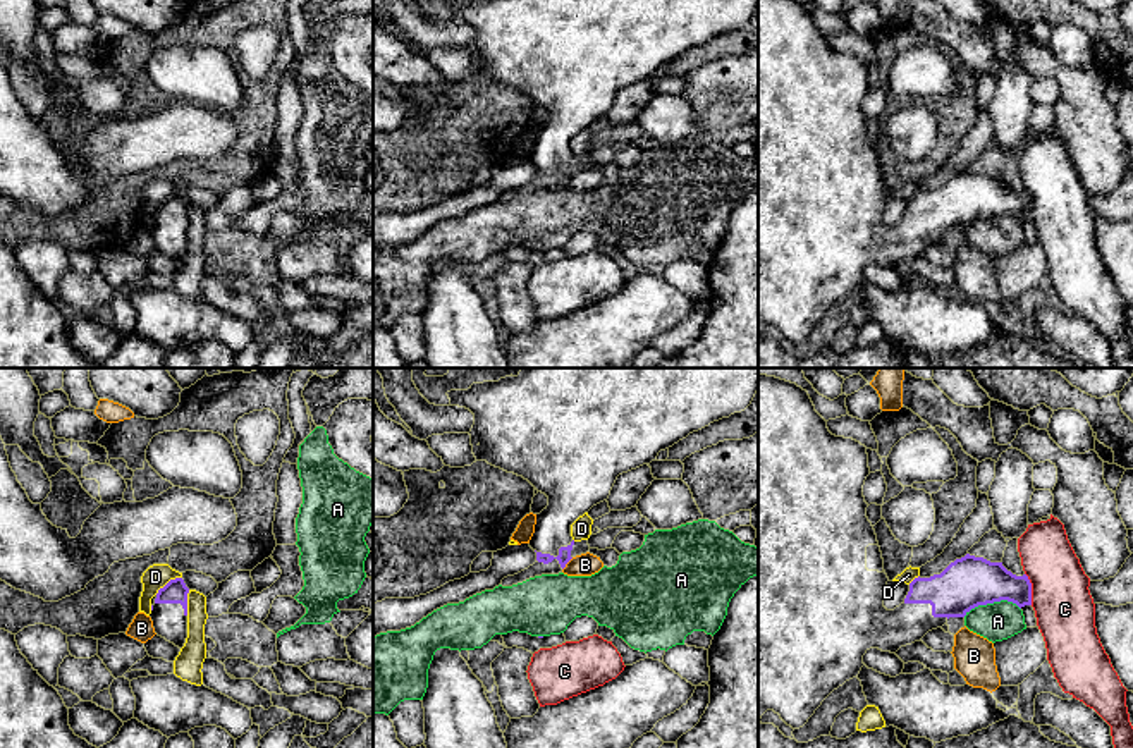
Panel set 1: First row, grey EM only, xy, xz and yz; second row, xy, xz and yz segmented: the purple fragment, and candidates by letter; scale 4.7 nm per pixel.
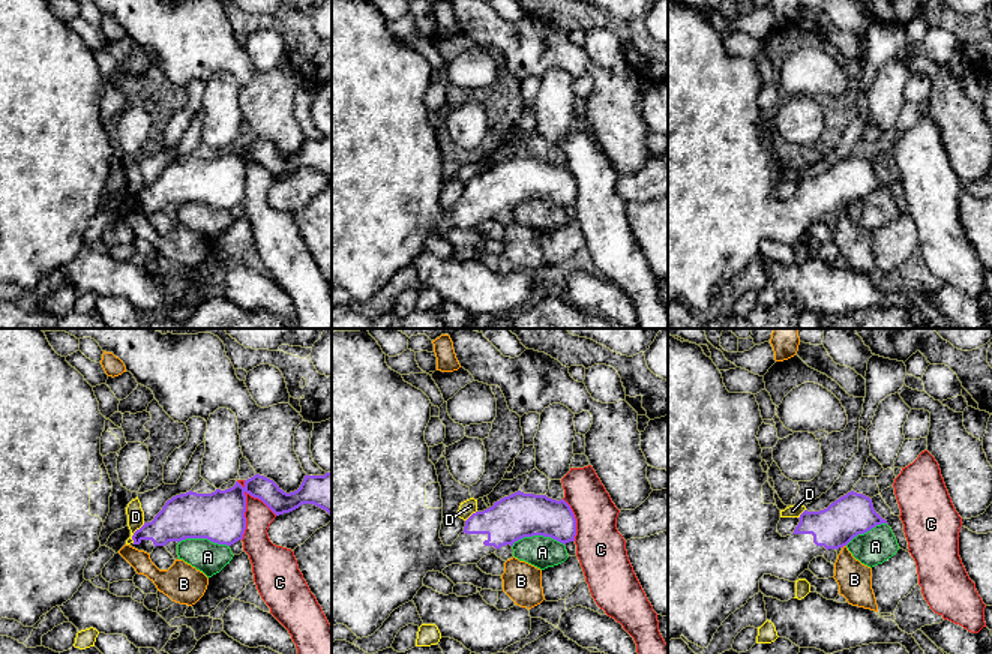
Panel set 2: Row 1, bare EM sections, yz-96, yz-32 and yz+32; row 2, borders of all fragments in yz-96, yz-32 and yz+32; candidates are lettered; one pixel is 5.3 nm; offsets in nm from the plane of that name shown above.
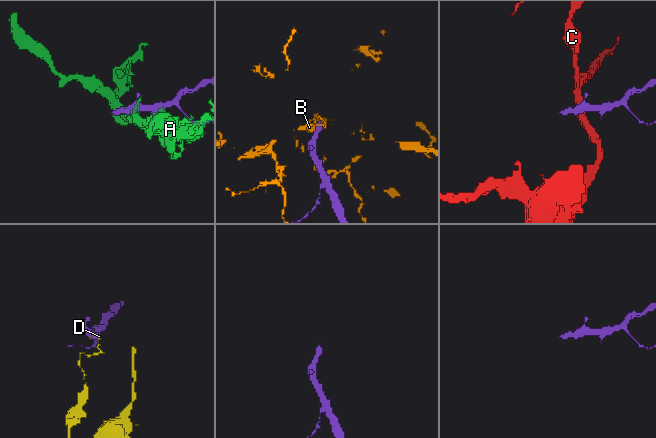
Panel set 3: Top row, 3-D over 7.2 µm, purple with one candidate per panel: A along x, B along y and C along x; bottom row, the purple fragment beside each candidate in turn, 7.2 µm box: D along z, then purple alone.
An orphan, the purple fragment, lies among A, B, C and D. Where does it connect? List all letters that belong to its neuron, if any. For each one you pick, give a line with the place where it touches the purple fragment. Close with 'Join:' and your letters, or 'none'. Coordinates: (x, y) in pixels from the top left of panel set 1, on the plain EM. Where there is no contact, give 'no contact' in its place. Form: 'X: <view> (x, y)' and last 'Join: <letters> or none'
Join: none

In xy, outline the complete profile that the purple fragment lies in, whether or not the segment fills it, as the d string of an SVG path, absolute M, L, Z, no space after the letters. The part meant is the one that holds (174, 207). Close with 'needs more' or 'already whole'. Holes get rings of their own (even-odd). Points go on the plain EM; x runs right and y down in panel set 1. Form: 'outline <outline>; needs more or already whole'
outline M182 193L170 194L158 205L150 229L155 248L179 263L187 253L187 208Z; needs more

